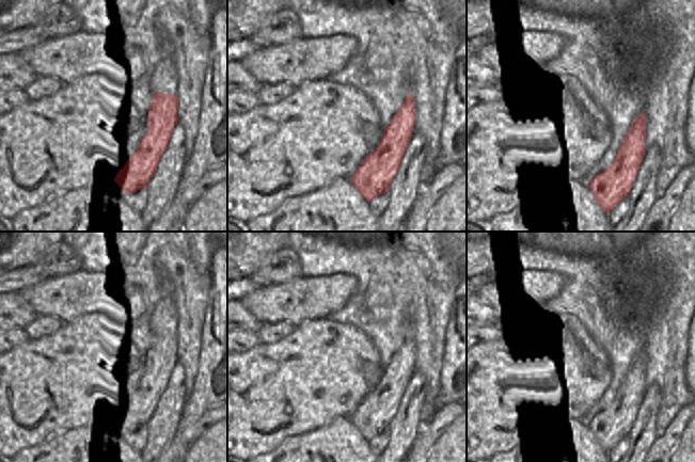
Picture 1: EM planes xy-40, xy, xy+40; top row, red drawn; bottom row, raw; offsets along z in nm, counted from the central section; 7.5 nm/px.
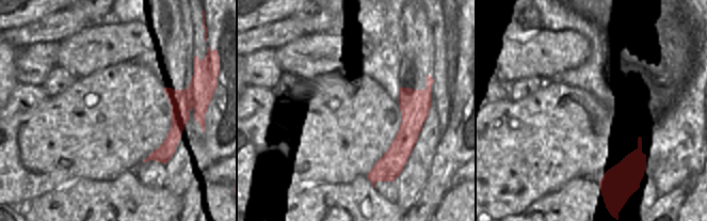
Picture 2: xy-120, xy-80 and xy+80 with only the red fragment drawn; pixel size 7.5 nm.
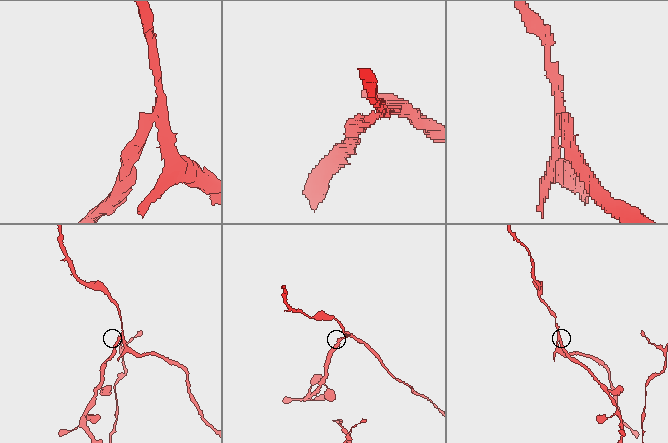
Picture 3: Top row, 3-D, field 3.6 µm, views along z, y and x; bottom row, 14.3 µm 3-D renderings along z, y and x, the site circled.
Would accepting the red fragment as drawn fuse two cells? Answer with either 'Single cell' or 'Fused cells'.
Fused cells

